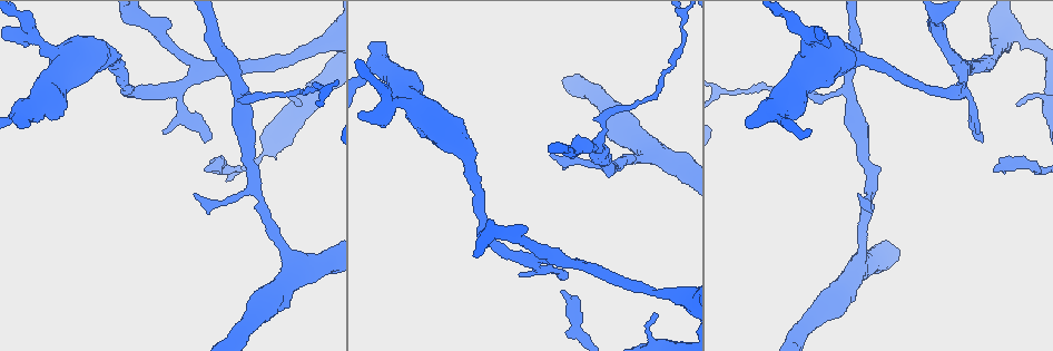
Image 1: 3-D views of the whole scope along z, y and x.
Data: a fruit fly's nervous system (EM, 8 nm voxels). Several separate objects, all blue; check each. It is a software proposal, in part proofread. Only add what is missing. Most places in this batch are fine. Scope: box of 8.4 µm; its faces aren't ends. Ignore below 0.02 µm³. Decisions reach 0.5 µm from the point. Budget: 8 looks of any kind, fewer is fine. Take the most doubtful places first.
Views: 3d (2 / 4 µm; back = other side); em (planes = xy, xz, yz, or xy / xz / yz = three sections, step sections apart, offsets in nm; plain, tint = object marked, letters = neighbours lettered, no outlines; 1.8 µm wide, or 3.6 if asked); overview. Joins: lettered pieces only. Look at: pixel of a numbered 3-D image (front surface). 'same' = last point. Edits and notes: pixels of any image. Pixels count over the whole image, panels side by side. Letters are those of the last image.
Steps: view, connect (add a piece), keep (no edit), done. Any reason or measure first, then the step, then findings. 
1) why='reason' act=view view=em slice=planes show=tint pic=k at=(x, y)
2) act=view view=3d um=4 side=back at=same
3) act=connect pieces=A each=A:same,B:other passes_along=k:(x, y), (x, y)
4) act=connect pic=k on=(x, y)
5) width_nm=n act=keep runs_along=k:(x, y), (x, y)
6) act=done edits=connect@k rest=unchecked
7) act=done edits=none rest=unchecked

why='branch stops here' act=view view=3d um=2 pic=1 at=(995, 171)

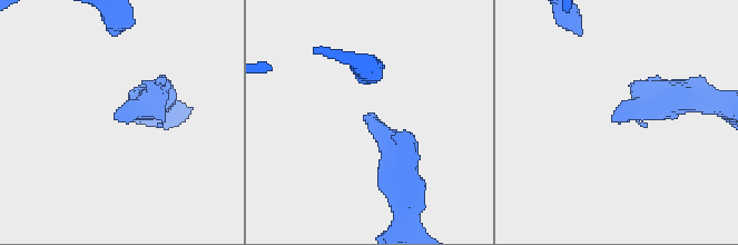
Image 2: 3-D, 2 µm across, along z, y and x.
why='shape alone is not enough' act=view view=em slice=yz step=8 show=letters pic=2 at=(114, 118)

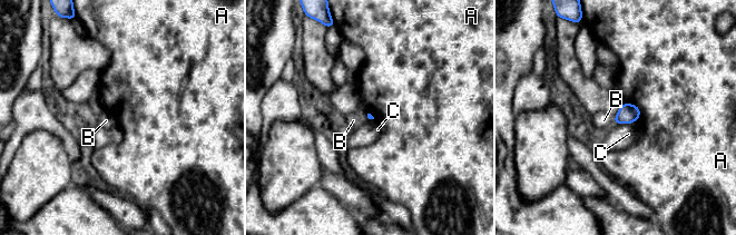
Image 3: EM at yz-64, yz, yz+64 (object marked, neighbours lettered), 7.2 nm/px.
act=keep each=A:other,B:other,C:other border=3:(622, 103), (635, 105), (640, 116) found='no lettered piece goes on from it'

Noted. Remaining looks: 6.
why='tapers out' act=view view=em slice=planes show=tint pic=1 at=(858, 195)

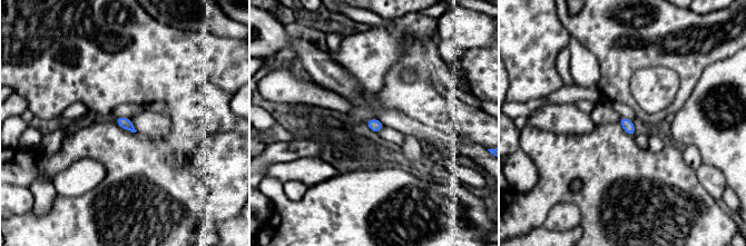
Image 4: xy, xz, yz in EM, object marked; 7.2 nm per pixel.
act=view view=em slice=planes show=letters at=same

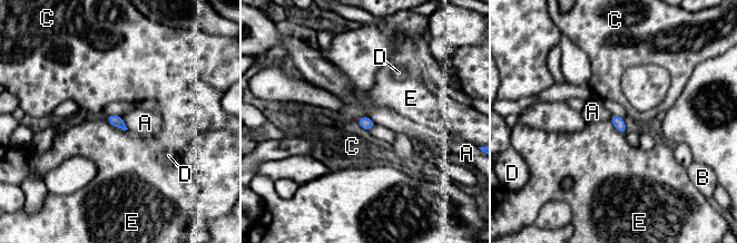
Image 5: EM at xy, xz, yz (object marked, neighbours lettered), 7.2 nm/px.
longest_contact=E:170nm act=keep each=A:other,B:other,C:other,D:other,E:other border=5:(107, 119), (115, 126), (127, 129) found='none of them fits'

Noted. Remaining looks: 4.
why='arms part here' act=view view=em um=3.6 slice=xz step=4 show=tint pic=1 at=(651, 149)

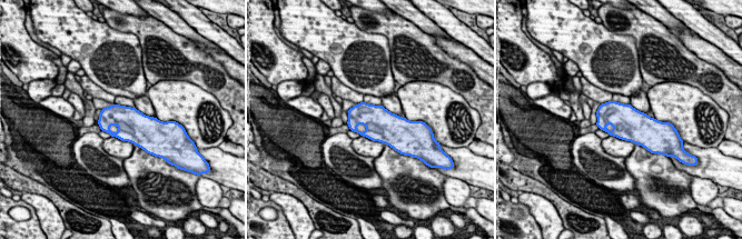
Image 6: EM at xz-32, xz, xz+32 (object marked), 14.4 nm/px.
act=view view=em um=3.6 slice=planes show=letters at=same

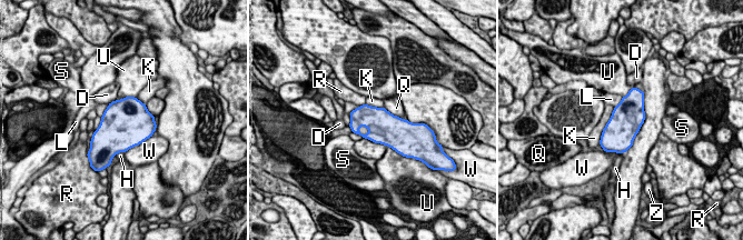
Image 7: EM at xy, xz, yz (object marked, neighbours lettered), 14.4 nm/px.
longest_contact=K:550nm act=keep each=D:other,H:other,K:other,L:other,Q:other,R:other,S:other,U:other,W:other,Z:other border=7:(614, 108), (598, 142) found='no lettered piece goes on from it'

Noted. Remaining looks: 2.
act=done edits=none rest=unchecked

